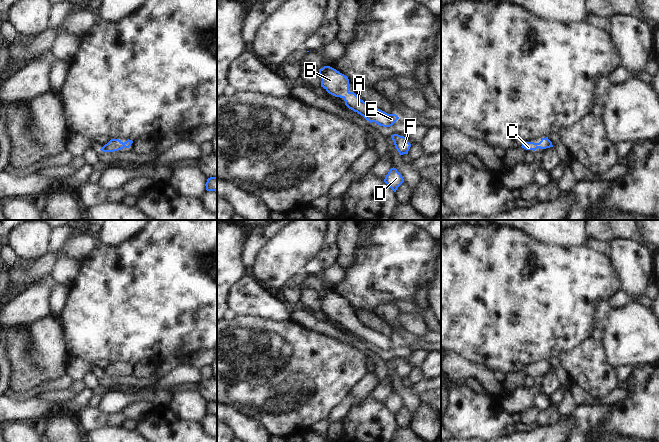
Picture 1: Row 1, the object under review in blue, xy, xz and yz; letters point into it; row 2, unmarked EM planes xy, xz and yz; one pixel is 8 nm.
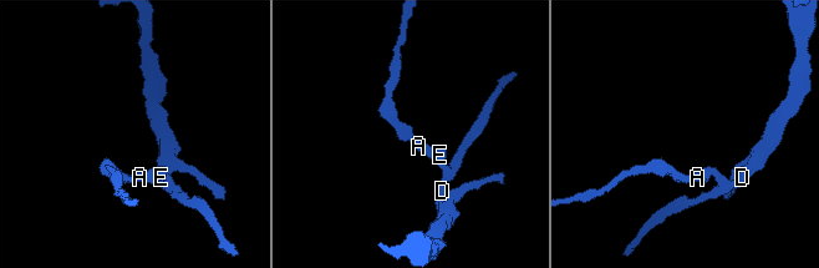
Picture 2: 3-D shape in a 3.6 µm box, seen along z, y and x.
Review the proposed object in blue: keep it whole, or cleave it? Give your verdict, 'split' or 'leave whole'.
leave whole

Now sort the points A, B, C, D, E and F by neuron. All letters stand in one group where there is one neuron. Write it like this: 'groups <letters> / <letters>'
groups A B C D E F

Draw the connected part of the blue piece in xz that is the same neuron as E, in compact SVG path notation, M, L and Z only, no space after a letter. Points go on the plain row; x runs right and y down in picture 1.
M330 290L319 293L319 301L322 302L321 311L329 318L343 322L345 329L363 340L370 347L383 351L392 350L399 341L396 338L387 338L384 335L364 326L354 316L349 315L349 303L344 298Z

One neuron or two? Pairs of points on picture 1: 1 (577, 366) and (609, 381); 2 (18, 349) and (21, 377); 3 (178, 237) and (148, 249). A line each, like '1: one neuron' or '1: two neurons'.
1: one neuron
2: one neuron
3: one neuron

